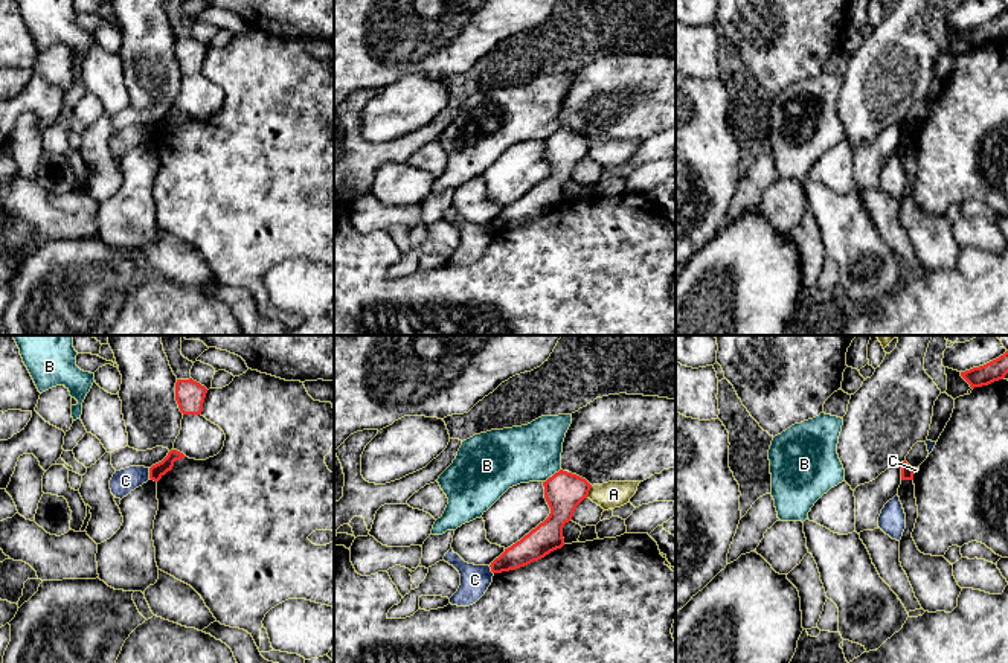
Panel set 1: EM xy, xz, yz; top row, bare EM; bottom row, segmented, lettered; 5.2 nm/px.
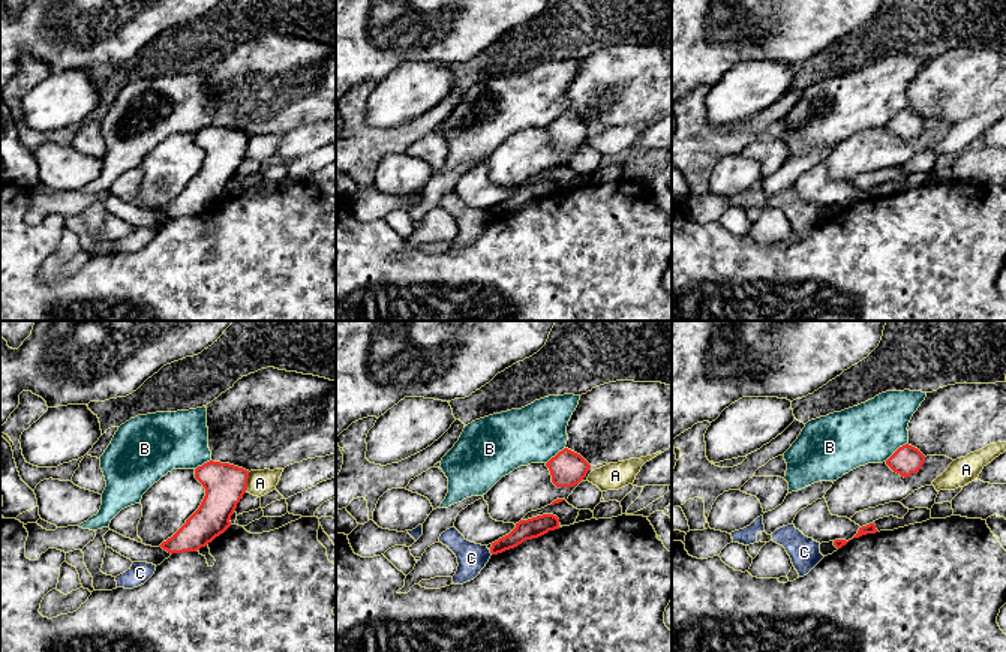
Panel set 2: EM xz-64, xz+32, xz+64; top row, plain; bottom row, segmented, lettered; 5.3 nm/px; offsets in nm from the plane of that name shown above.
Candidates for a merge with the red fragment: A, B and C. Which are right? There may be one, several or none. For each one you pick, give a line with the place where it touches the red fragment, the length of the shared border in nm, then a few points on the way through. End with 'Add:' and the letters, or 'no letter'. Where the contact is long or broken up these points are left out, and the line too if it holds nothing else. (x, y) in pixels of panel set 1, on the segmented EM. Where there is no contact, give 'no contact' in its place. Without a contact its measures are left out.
Add: no letter

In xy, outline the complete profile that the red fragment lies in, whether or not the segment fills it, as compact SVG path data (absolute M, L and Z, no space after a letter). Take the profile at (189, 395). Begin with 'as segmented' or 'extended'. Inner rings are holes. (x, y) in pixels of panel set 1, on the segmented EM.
as segmented; M192 378L175 383L175 401L183 415L201 415L206 393L207 389Z

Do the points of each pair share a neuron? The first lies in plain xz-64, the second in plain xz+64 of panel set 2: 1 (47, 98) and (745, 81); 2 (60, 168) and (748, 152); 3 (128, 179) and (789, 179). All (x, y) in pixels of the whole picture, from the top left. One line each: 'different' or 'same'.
1: same
2: different
3: different

